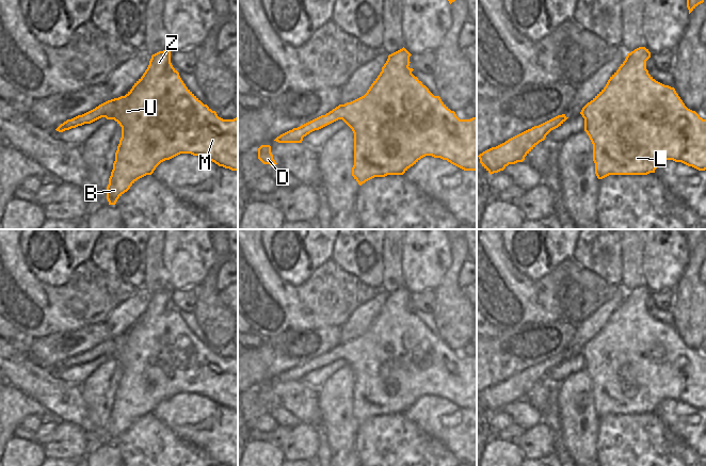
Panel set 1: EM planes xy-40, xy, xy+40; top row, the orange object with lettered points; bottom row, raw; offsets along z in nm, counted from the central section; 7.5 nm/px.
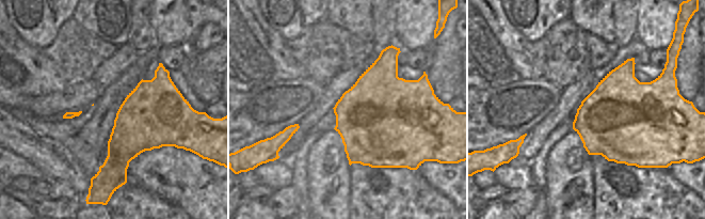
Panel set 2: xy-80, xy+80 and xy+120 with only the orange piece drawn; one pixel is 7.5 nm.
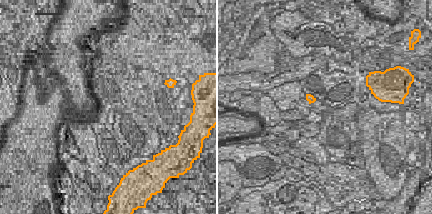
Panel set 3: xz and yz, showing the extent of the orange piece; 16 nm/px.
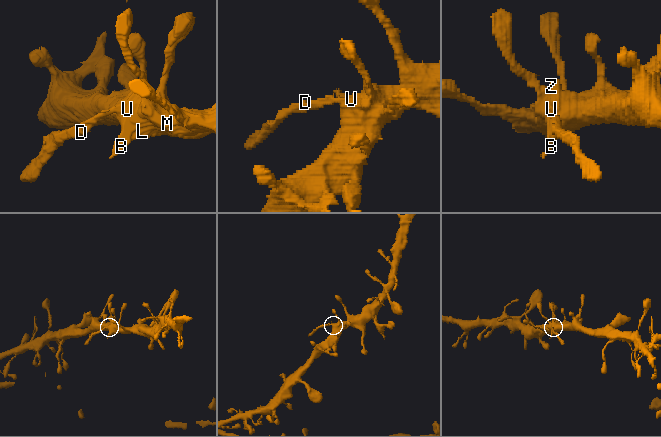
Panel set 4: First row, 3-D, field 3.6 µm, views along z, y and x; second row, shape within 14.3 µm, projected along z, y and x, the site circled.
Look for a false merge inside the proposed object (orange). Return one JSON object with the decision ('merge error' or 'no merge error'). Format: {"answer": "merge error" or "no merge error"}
{"answer": "merge error"}

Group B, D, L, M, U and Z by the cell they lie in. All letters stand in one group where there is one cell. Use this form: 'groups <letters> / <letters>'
groups B L M U Z / D

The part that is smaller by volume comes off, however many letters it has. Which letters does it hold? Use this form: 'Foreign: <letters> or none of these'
Foreign: D

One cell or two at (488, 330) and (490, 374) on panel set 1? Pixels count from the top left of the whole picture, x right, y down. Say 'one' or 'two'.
two

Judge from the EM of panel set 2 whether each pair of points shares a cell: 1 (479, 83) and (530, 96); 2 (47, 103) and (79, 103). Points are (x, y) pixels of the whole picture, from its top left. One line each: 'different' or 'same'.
1: different
2: same

